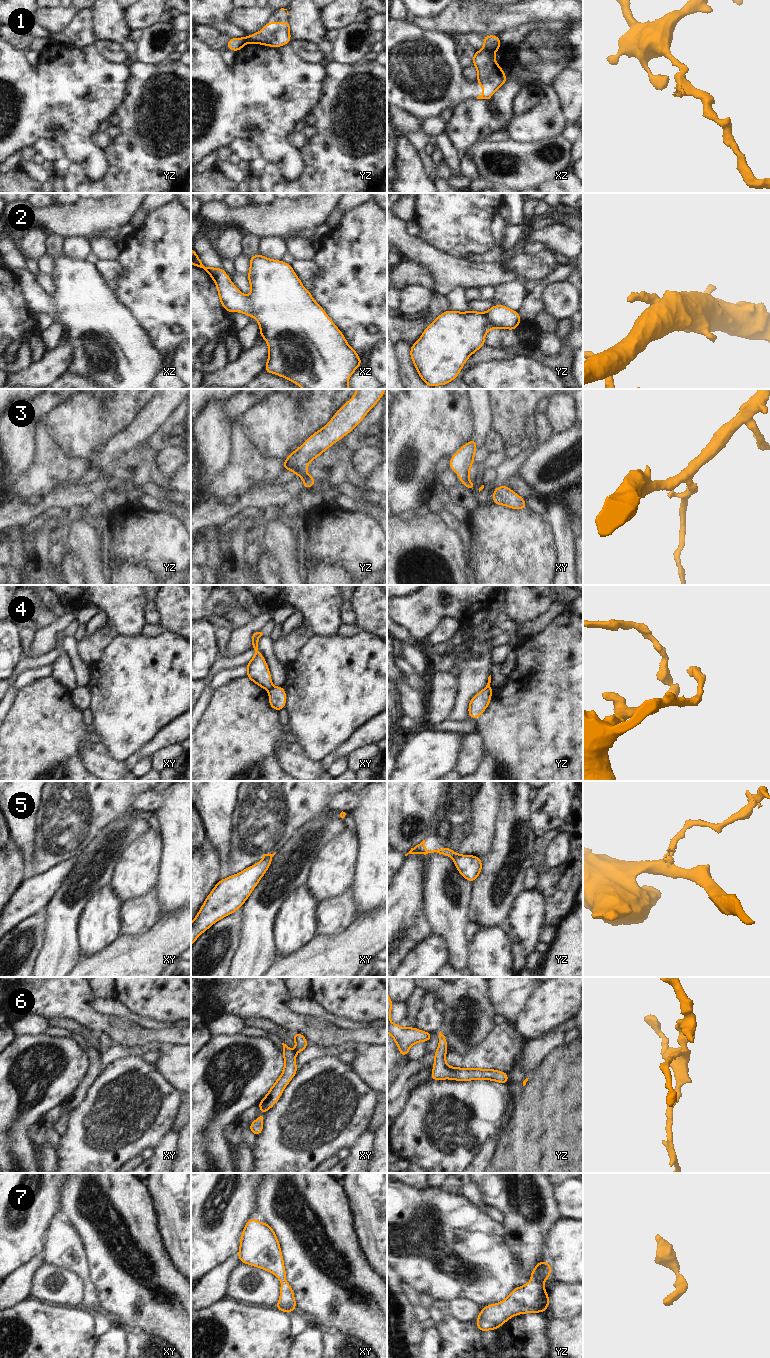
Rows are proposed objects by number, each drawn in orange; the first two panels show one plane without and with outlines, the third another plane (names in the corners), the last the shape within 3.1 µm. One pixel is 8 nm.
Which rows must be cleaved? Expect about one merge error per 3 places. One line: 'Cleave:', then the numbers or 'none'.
Cleave: 1, 4, 5

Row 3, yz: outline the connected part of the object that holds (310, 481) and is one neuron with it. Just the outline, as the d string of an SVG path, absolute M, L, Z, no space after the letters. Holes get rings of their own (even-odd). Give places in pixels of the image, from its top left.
M356 389L356 394L335 413L334 417L322 429L311 435L303 445L287 457L283 462L283 470L291 470L296 476L300 476L304 482L303 489L311 488L316 479L310 477L306 471L309 463L331 447L333 443L350 433L377 404L385 391L386 389Z

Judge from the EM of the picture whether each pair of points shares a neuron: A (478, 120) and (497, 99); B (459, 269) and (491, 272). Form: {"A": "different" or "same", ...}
{"A": "same", "B": "same"}

